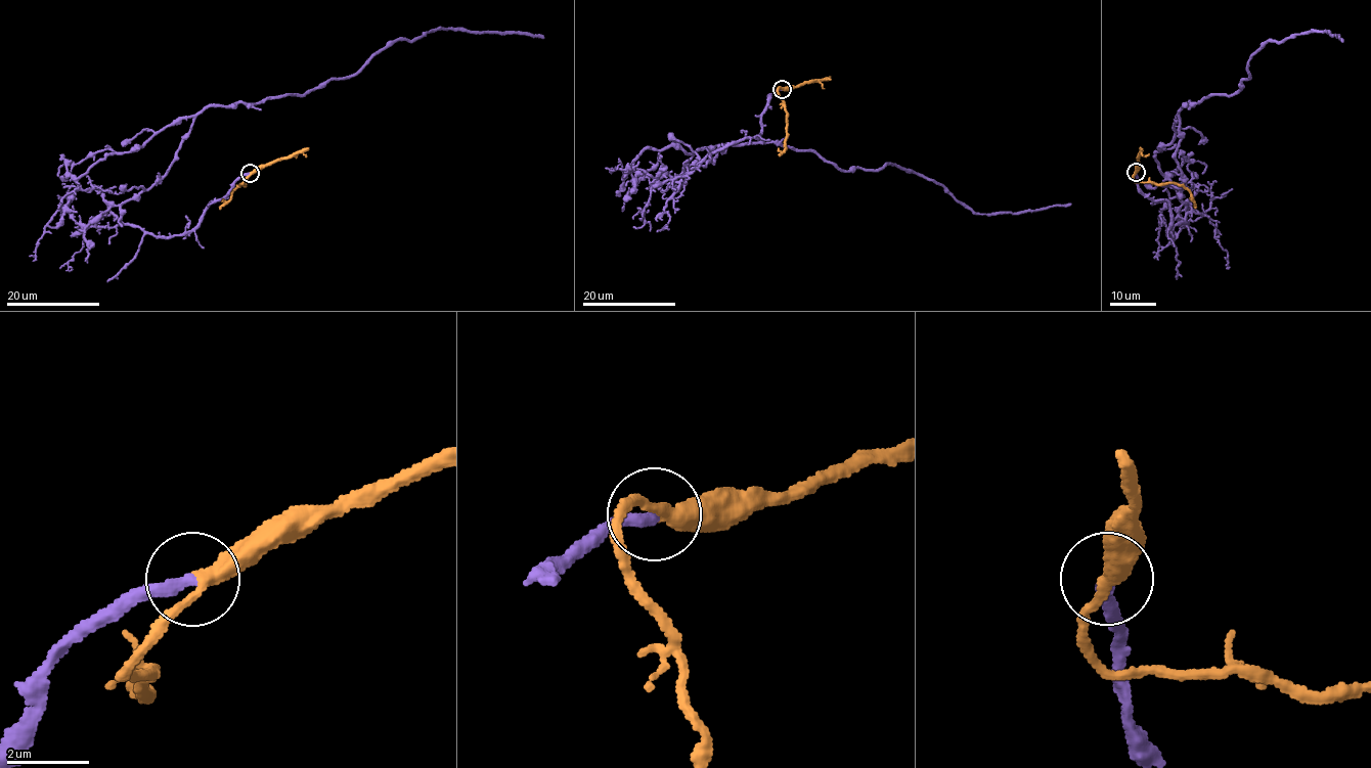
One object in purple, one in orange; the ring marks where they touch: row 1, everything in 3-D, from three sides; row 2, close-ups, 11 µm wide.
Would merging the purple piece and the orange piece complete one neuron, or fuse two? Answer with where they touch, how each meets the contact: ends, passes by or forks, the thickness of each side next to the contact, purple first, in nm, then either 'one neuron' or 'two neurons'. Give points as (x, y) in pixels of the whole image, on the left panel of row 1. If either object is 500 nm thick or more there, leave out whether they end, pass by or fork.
(250, 173) | purple ends | orange passes by | 320/320 nm | one neuron

